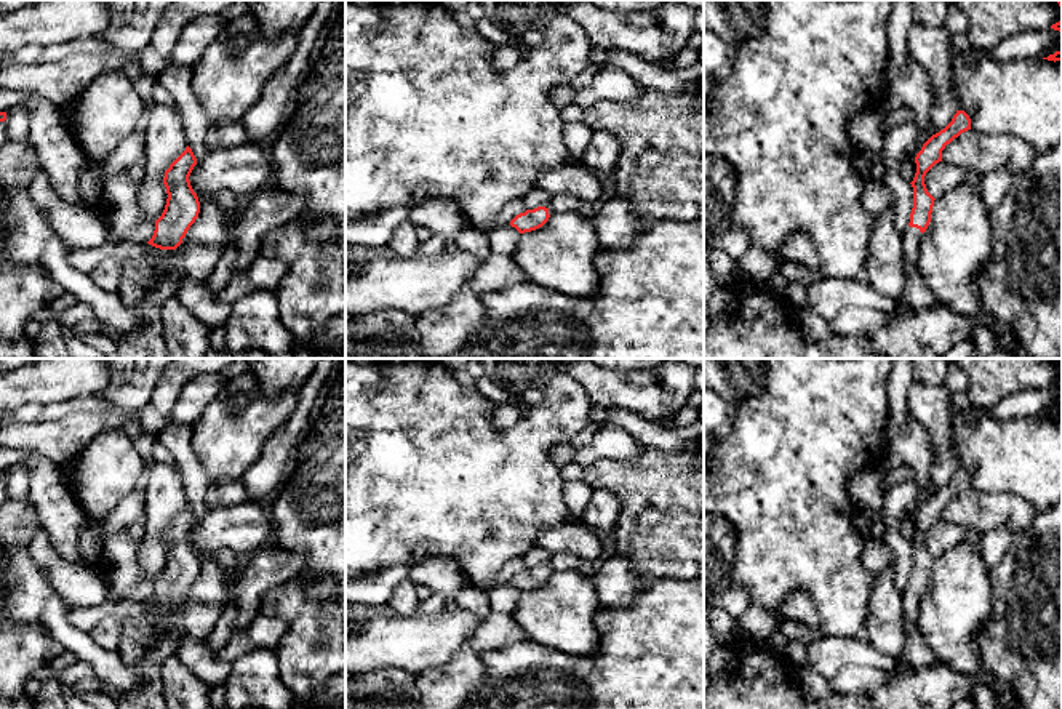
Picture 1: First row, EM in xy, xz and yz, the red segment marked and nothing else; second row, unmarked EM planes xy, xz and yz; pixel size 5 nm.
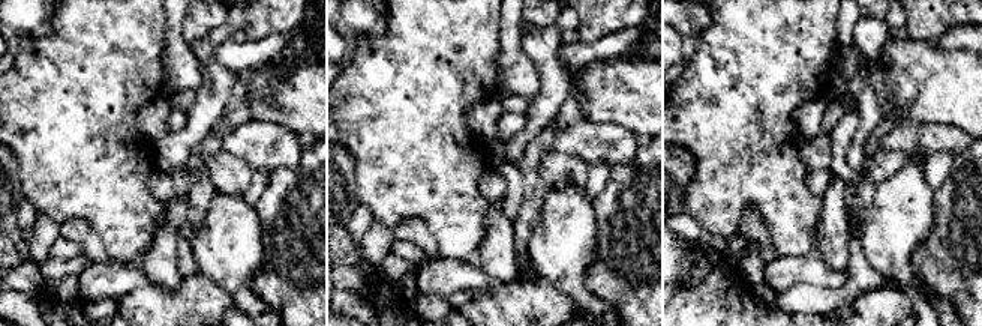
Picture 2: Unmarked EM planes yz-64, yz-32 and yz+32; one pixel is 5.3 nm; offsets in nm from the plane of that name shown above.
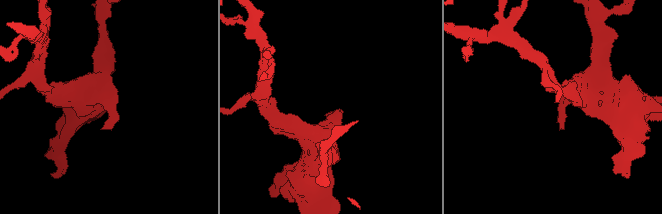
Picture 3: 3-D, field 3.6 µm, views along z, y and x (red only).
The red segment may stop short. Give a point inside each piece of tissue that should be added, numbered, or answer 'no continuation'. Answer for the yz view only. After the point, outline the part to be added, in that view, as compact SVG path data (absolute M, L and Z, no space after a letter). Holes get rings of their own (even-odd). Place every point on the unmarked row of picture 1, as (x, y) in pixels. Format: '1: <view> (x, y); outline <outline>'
1: yz (910, 597); outline M907 584L902 594L905 623L916 623L916 618L920 615L920 595L920 587Z

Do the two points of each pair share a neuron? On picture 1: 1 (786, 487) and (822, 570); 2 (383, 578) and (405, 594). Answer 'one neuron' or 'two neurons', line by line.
1: one neuron
2: two neurons

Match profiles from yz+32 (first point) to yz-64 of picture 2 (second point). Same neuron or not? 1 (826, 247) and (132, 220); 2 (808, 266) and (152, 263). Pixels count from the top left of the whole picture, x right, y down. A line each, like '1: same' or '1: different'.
1: different
2: different

